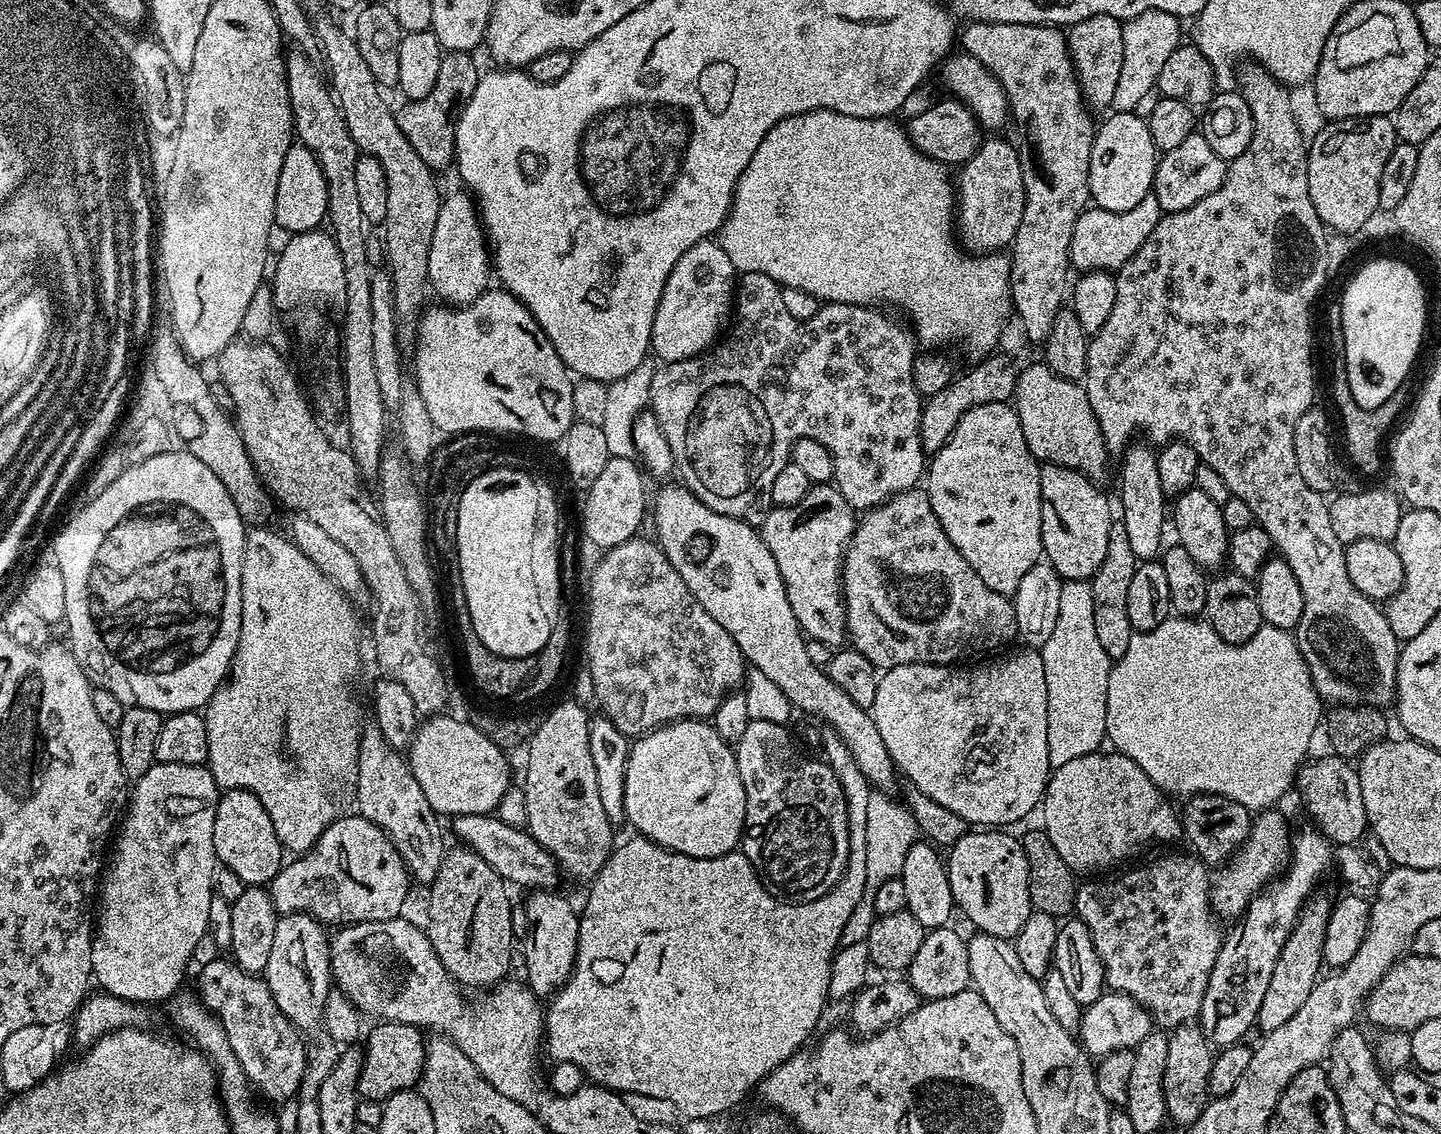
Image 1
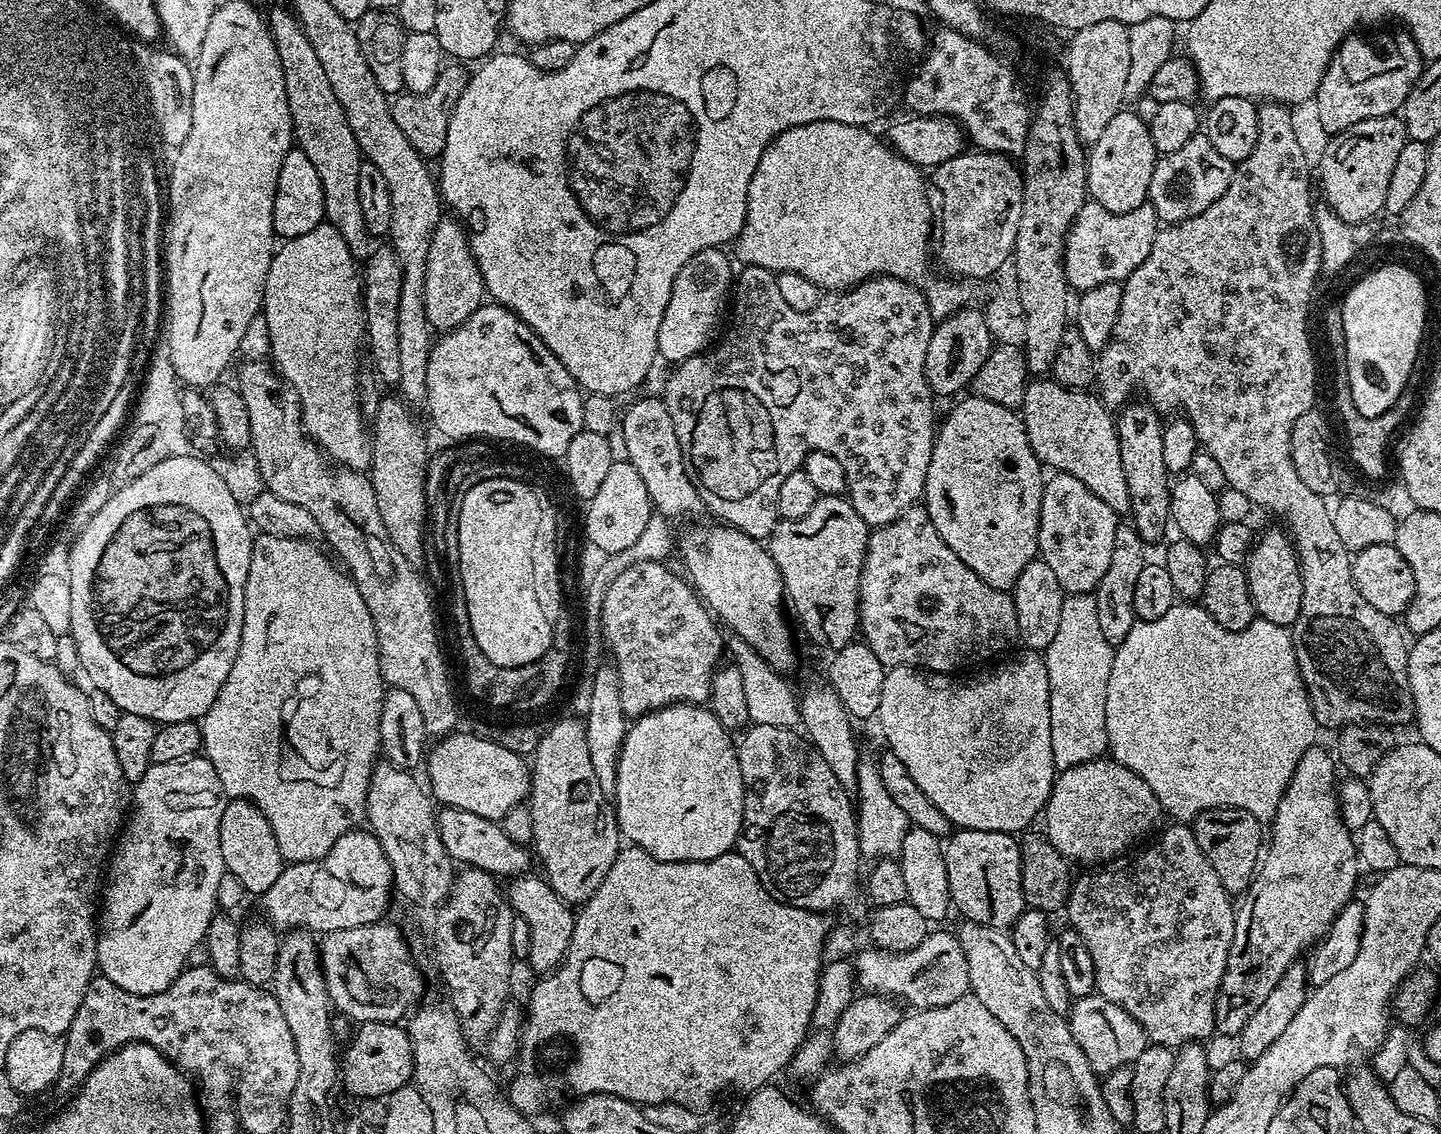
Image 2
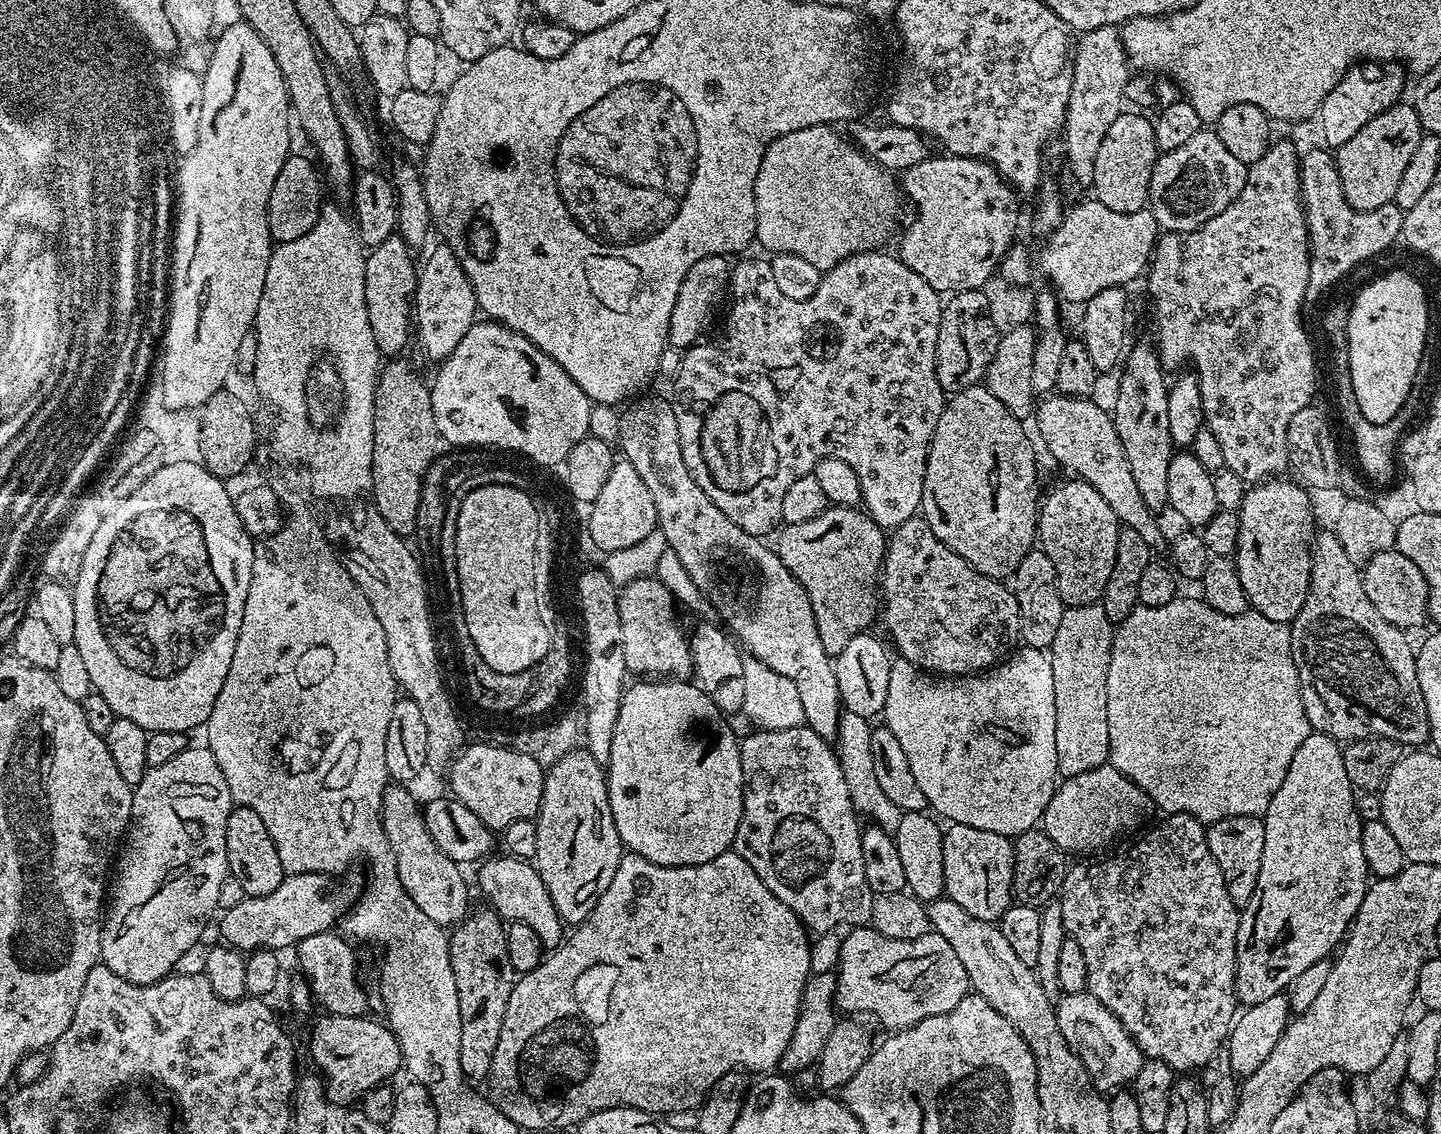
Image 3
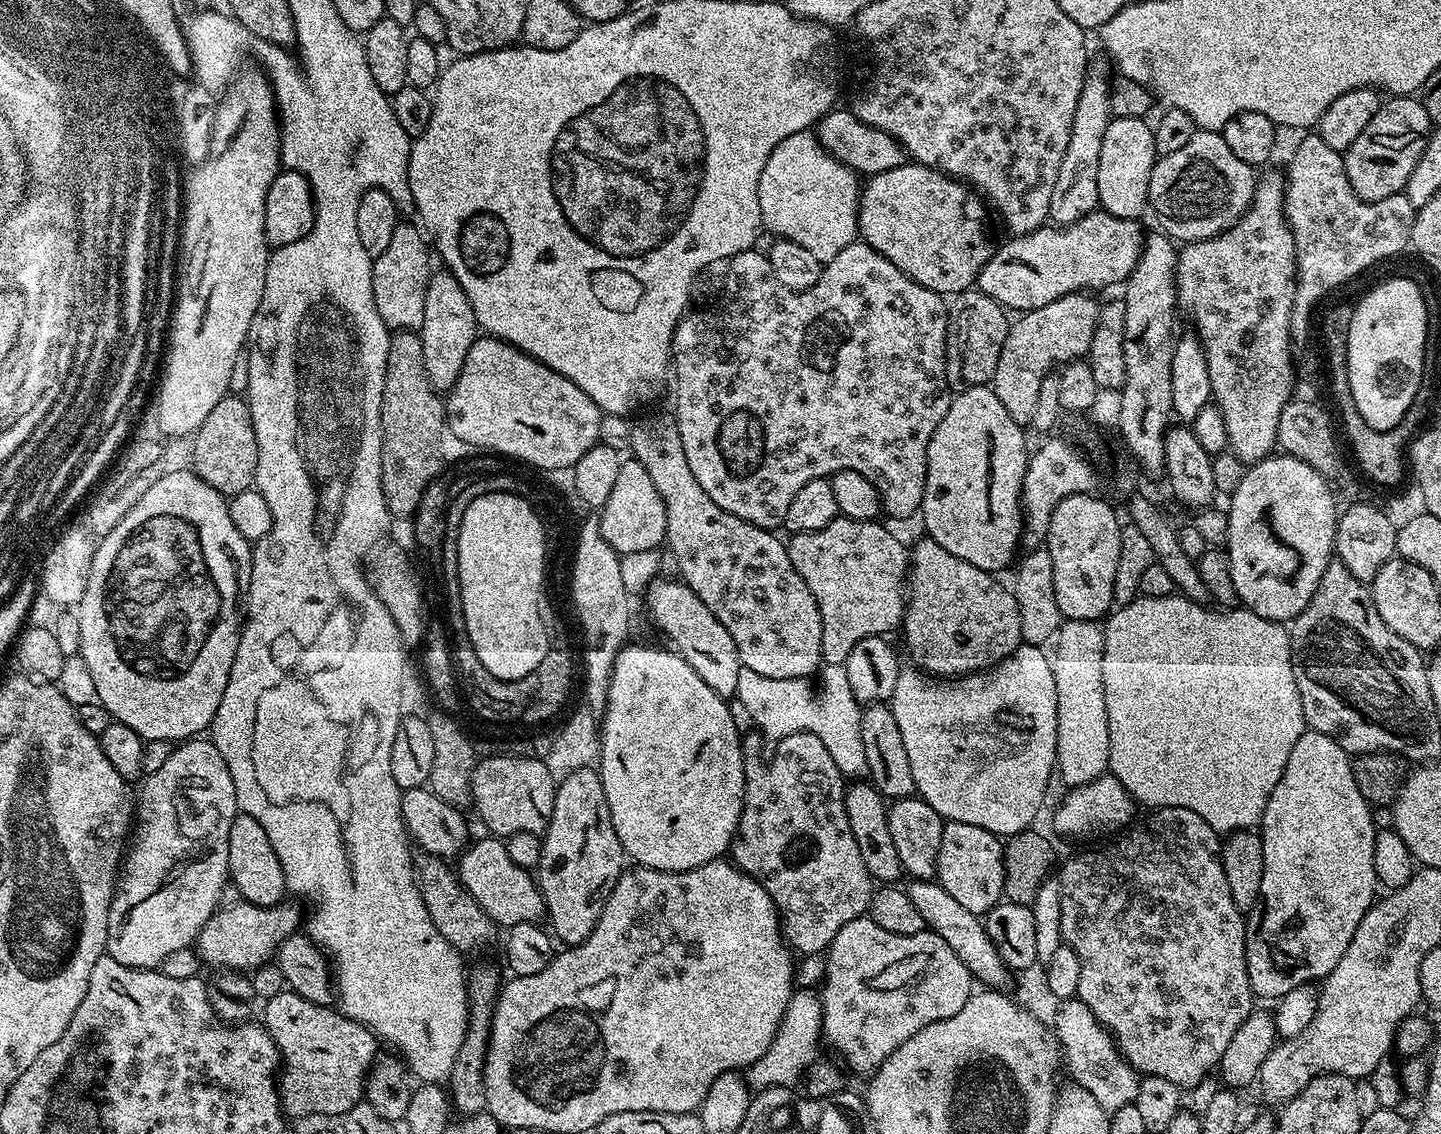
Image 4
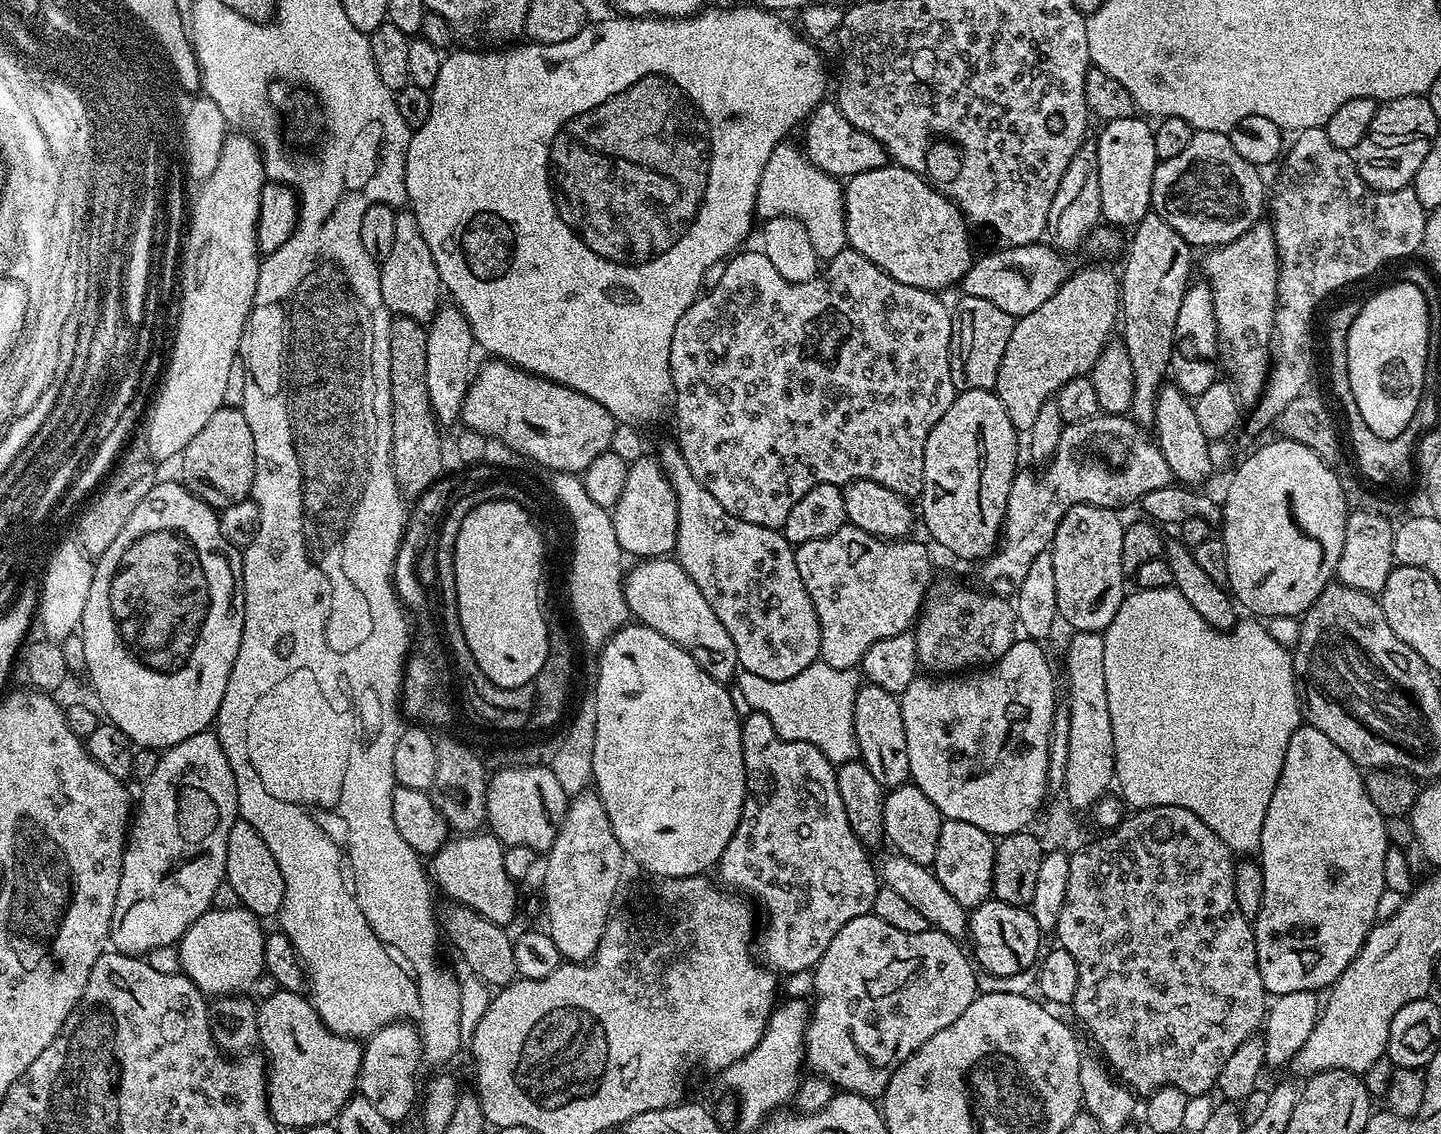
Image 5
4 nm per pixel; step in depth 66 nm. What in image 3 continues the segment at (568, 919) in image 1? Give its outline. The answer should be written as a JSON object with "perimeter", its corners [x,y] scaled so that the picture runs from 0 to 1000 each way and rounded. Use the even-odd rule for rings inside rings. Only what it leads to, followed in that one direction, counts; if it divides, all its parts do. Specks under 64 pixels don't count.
{"perimeter":[[[342,753],[332,763],[333,783],[339,793],[337,795],[344,801],[348,811],[362,811],[375,828],[378,838],[388,836],[393,825],[393,816],[387,802],[384,802],[384,792],[382,792],[382,785],[379,785],[379,778],[376,778],[371,761],[353,753],[348,754]]]}

